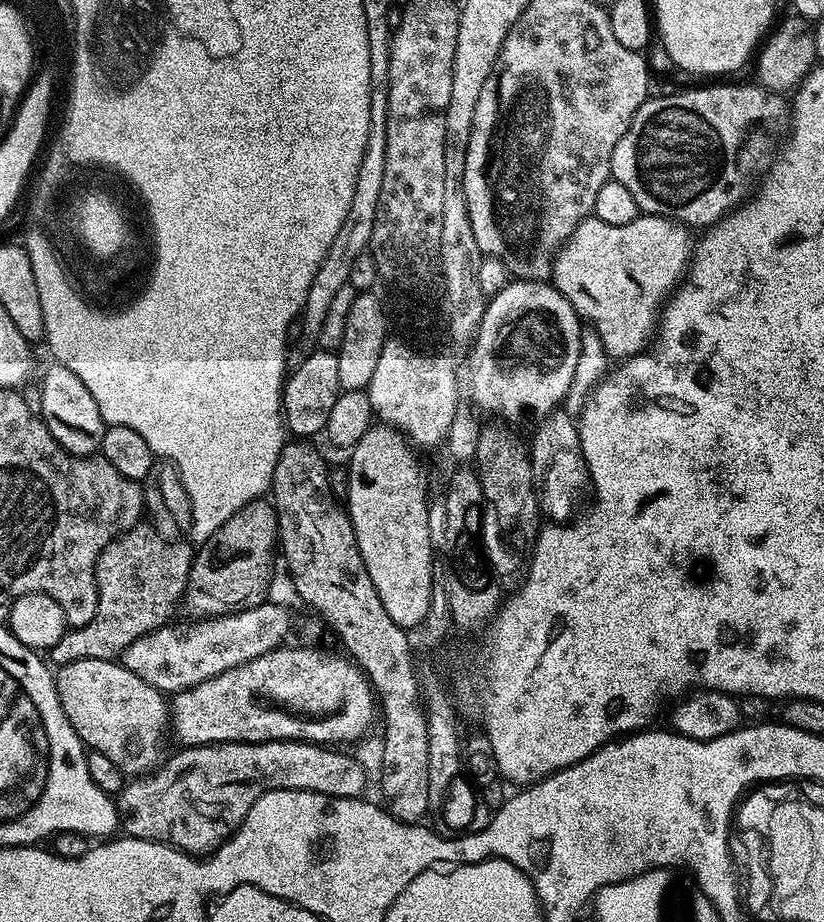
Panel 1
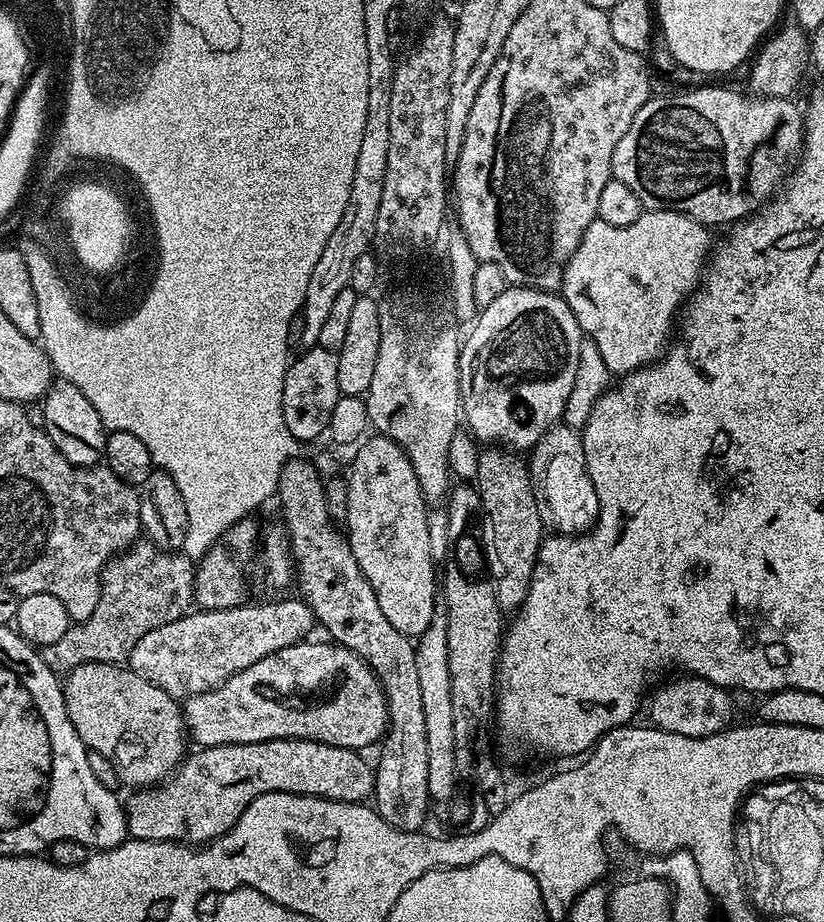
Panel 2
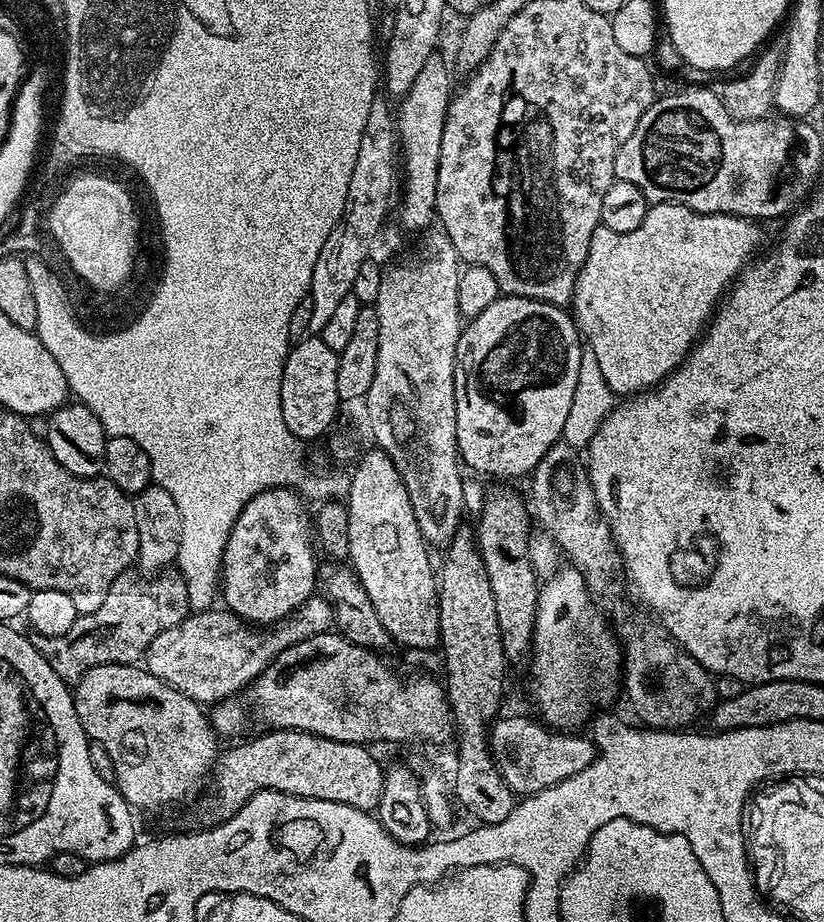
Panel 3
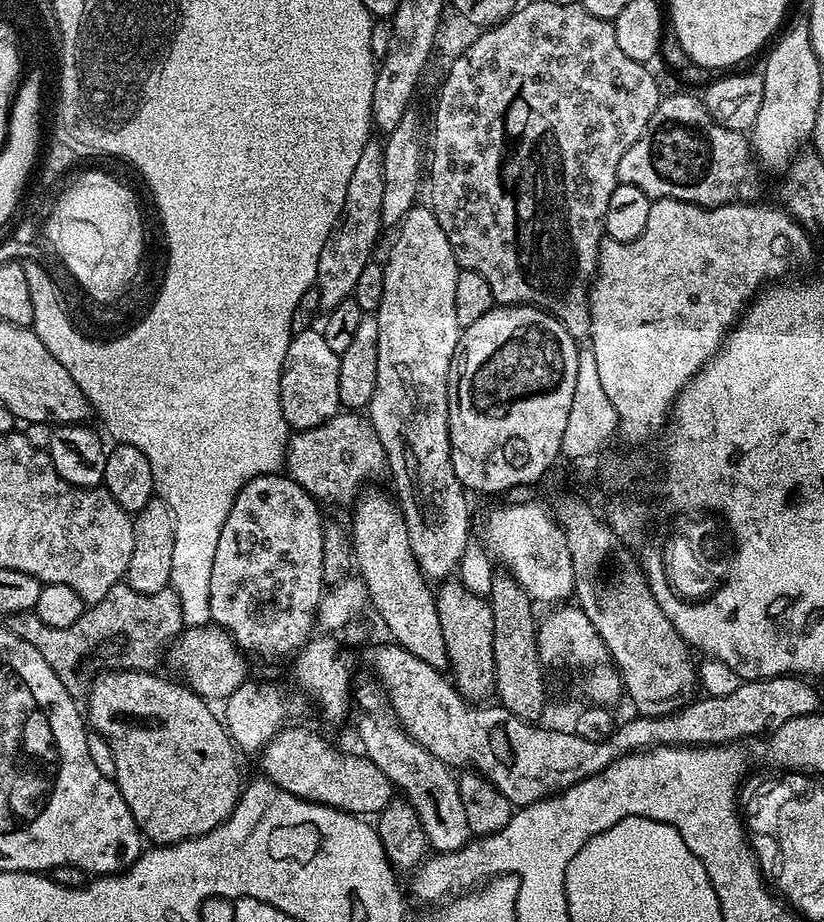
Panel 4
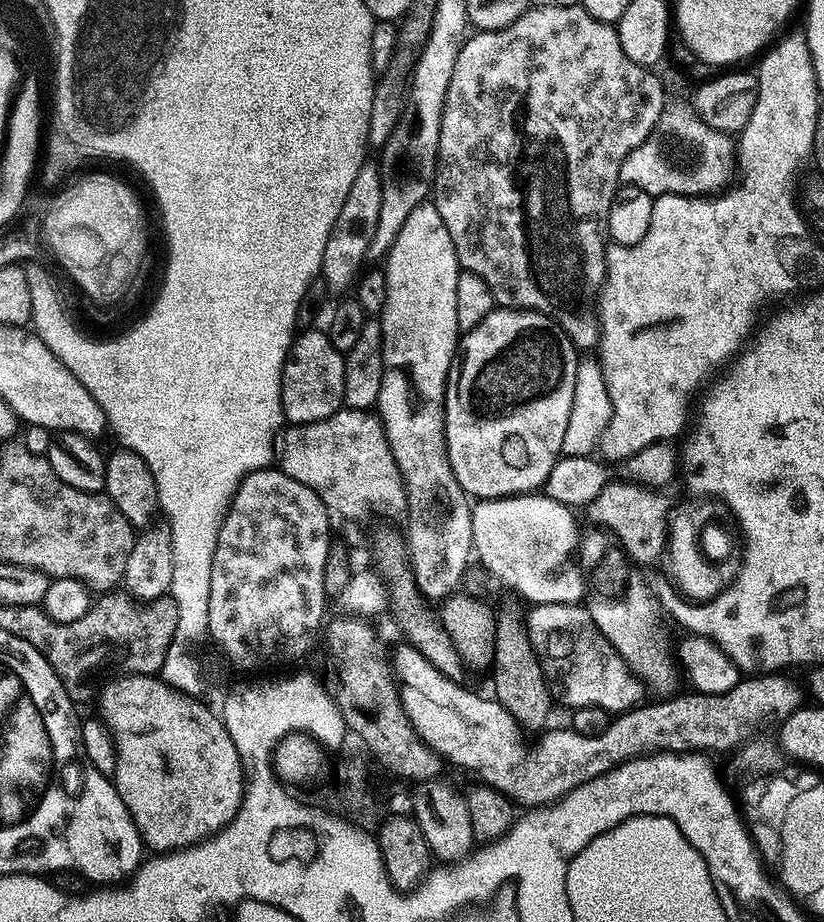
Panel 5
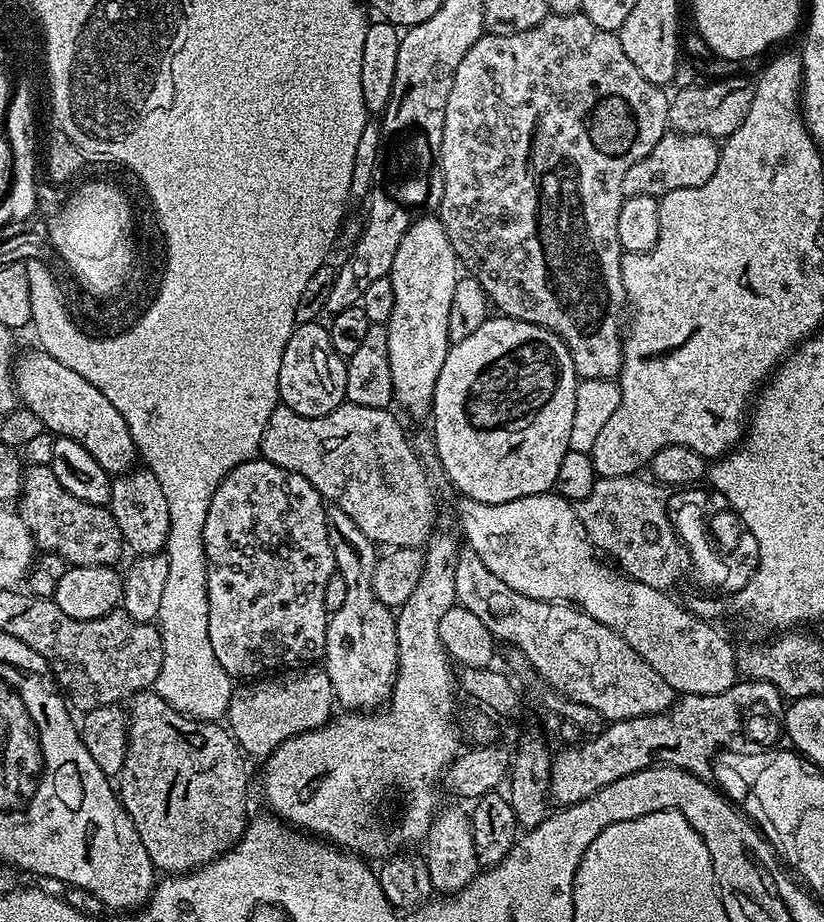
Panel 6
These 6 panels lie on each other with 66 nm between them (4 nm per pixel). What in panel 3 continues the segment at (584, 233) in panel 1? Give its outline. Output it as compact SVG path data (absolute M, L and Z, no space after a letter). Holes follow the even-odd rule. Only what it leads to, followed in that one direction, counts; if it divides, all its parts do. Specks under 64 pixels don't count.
M654 204L649 207L646 218L642 218L642 226L638 226L638 230L630 230L630 234L618 234L618 230L610 230L603 226L594 230L590 238L590 250L586 256L586 262L576 279L570 312L581 337L586 341L586 347L594 350L594 358L598 358L598 366L606 382L610 382L612 393L620 398L631 398L655 388L661 380L665 380L671 372L679 368L681 362L688 357L688 353L692 351L702 333L707 329L718 305L725 299L734 281L748 267L753 257L761 251L760 228L761 225L757 221L748 220L744 216L724 216L721 212L702 214L681 204Z

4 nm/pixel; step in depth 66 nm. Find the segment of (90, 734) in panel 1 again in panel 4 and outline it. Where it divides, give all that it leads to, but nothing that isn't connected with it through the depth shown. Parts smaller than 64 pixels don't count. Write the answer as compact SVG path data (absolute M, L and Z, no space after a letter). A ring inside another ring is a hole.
M117 670L101 672L88 690L86 720L91 731L101 736L114 754L114 783L136 827L145 841L156 846L177 844L205 836L231 816L240 798L242 783L236 769L237 749L221 717L211 712L209 701L197 696L190 687L179 688L168 680L159 680L151 671Z

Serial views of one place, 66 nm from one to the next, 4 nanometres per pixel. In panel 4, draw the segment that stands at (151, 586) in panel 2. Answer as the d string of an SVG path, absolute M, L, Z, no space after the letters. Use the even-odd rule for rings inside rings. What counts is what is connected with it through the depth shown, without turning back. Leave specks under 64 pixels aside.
M121 582L115 584L97 604L85 607L84 613L65 628L51 628L46 626L32 612L13 612L7 617L6 626L20 640L30 642L42 658L46 658L46 666L54 670L58 682L66 686L68 693L74 698L84 698L92 686L93 679L101 672L114 672L117 670L131 670L134 672L146 672L155 669L155 664L160 660L160 647L169 640L175 641L185 627L182 618L182 602L172 587L158 590L158 594L142 594L136 592L127 584Z

